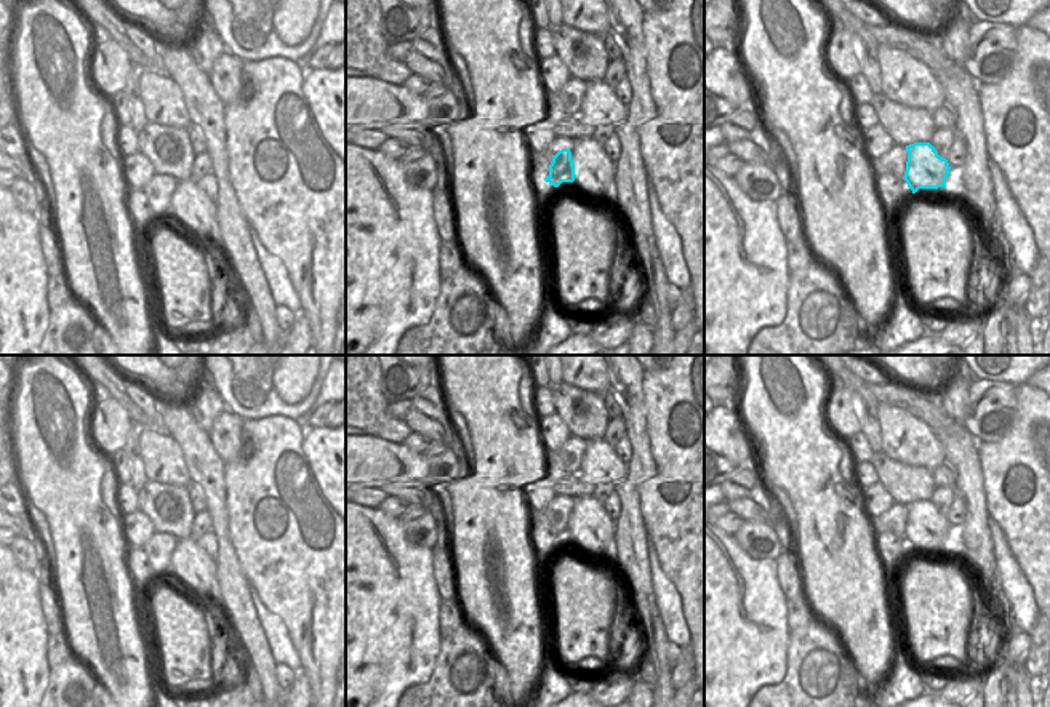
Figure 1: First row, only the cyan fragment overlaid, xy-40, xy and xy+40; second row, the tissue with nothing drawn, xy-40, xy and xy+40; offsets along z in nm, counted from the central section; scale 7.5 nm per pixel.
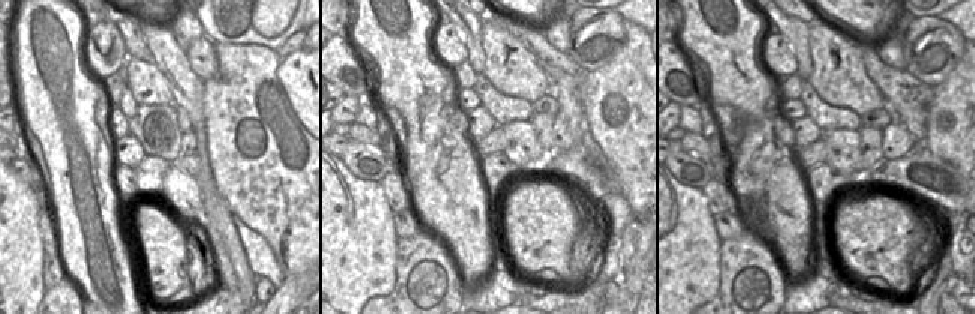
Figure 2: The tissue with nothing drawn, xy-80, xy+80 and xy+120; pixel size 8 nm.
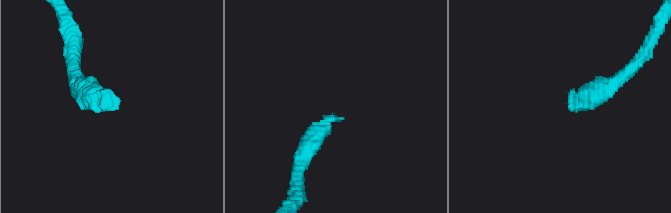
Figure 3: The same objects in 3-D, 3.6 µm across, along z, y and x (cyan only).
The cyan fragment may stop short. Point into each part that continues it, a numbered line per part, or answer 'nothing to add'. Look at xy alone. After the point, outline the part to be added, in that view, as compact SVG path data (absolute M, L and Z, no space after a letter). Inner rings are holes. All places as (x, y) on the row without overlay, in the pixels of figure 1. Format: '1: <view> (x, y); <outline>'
1: xy (553, 557); M543 541L541 555L536 560L536 577L539 582L549 581L554 571L567 566L573 558L563 550L563 547L554 545L549 541Z

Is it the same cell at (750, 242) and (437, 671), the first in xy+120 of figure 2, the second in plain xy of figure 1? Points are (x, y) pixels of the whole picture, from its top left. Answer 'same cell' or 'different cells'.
same cell

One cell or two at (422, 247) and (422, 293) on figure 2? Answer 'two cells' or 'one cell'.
one cell

